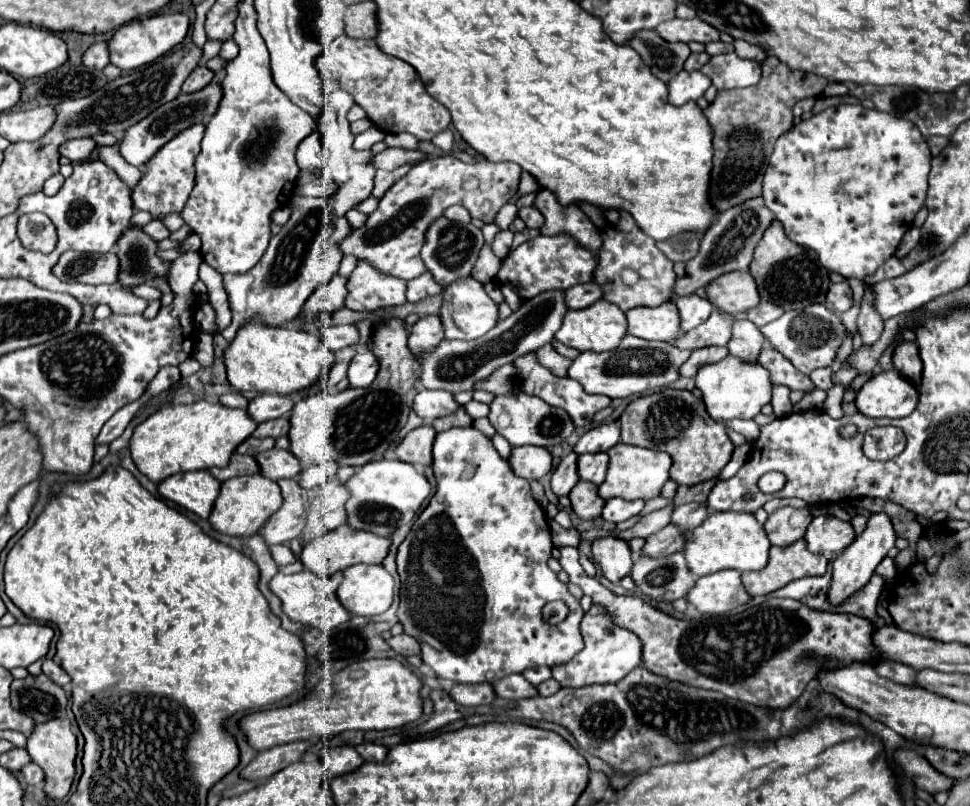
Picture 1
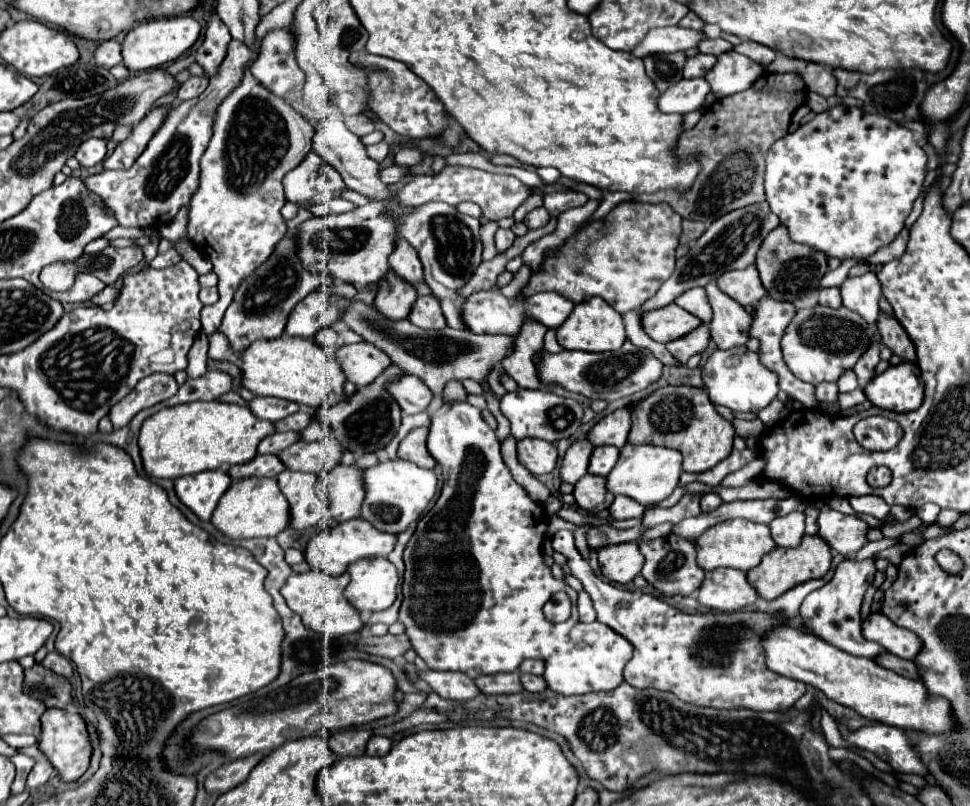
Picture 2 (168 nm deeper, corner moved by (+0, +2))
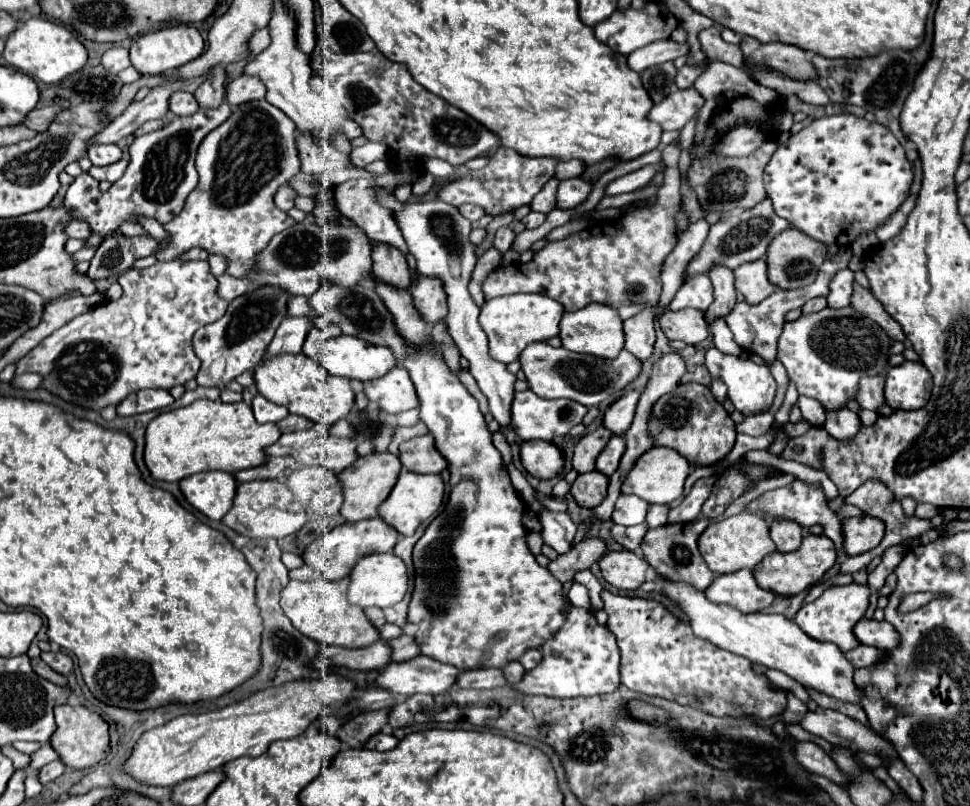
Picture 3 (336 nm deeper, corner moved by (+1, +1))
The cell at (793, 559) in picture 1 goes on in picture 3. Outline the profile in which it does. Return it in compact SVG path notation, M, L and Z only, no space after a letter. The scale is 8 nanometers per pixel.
M805 535L803 543L797 551L783 555L781 569L775 569L771 555L767 555L767 559L763 559L759 563L759 567L753 569L753 573L755 573L759 587L763 587L767 591L775 591L777 595L789 597L789 595L797 595L797 593L809 589L811 585L815 585L817 581L821 581L821 577L835 565L835 561L837 561L837 553L835 553L835 545L831 539L827 539L825 535Z

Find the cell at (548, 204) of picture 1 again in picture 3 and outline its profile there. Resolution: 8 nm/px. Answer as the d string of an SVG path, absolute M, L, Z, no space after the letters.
M581 177L561 181L559 191L557 191L557 207L573 209L573 207L581 205L589 197L591 187L593 187L593 183L581 179Z

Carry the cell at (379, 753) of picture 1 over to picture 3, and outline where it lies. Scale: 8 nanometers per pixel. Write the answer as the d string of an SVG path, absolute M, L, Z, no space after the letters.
M375 733L375 735L365 743L365 747L367 747L367 749L375 749L375 751L389 751L389 749L393 749L397 743L399 743L399 739L397 739L395 735Z

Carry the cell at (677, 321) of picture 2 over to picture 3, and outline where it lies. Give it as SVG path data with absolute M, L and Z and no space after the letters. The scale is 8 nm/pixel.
M699 309L665 311L659 317L659 325L667 339L679 339L683 343L701 343L709 335L709 323Z

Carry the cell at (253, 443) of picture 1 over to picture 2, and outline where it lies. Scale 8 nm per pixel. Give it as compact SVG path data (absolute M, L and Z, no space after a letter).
M274 432L268 434L266 438L260 440L258 444L258 454L278 454L280 450L288 448L292 442L298 442L298 432Z

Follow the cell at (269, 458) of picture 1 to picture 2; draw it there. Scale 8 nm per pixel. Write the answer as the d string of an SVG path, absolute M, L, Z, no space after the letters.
M322 438L316 442L298 440L286 450L282 450L278 458L284 462L288 470L320 474L320 472L332 470L340 462L342 450L344 448L340 446L340 442L336 442L336 438L334 442L332 438Z

